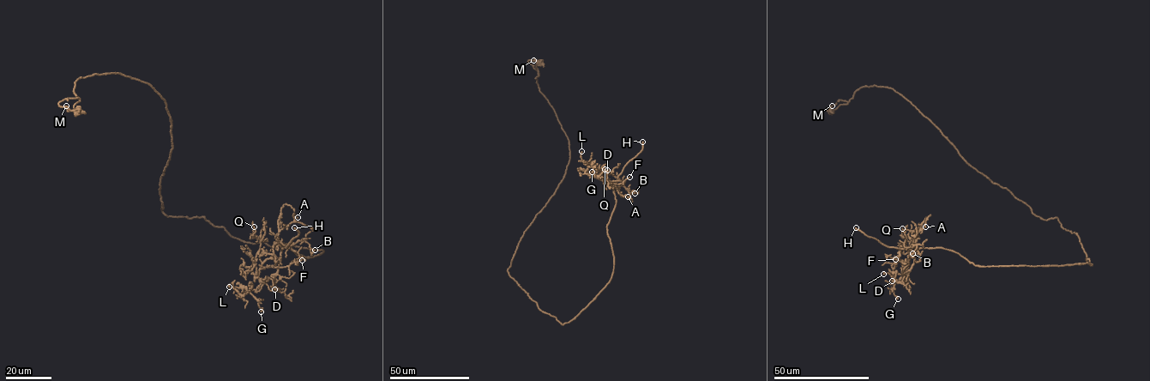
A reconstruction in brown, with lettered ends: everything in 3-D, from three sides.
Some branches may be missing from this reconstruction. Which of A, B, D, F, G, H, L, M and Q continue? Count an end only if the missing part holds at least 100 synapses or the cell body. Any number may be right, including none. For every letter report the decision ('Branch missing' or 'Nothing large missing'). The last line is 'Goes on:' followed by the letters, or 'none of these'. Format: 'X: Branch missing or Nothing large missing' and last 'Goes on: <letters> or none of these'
A: Nothing large missing
B: Nothing large missing
D: Nothing large missing
F: Nothing large missing
G: Nothing large missing
H: Branch missing
L: Nothing large missing
M: Nothing large missing
Q: Nothing large missing
Goes on: H

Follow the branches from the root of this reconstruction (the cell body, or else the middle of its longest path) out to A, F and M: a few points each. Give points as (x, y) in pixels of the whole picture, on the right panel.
A: (1081, 244), (1091, 265), (978, 266), (951, 250), (922, 248), (906, 275), (910, 250), (930, 214), (925, 226)
F: (1081, 244), (1091, 265), (978, 266), (951, 250), (922, 248), (906, 275), (908, 263), (895, 259)
M: (1081, 244), (1056, 217), (1036, 216), (974, 168), (892, 88), (862, 87), (846, 104), (830, 110), (832, 105)

